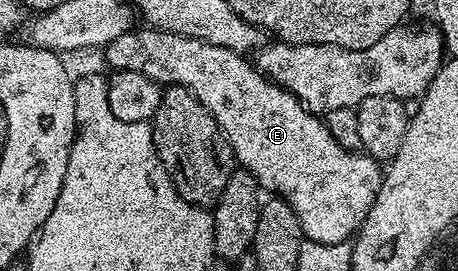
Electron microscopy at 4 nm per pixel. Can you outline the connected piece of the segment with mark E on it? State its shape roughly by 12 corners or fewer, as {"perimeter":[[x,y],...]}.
{"perimeter":[[152,27],[110,70],[191,91],[309,241],[344,245],[382,166],[248,56]]}

